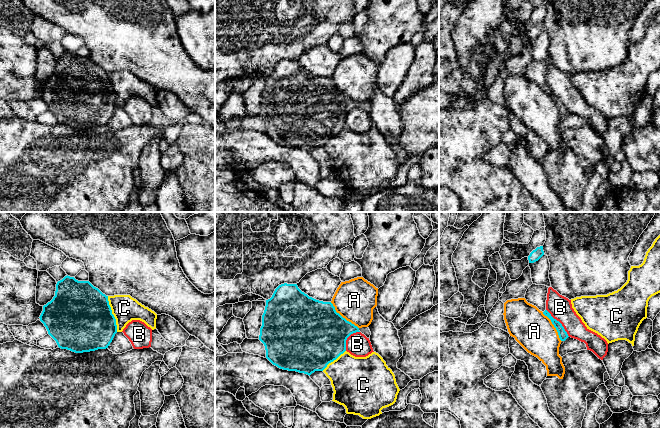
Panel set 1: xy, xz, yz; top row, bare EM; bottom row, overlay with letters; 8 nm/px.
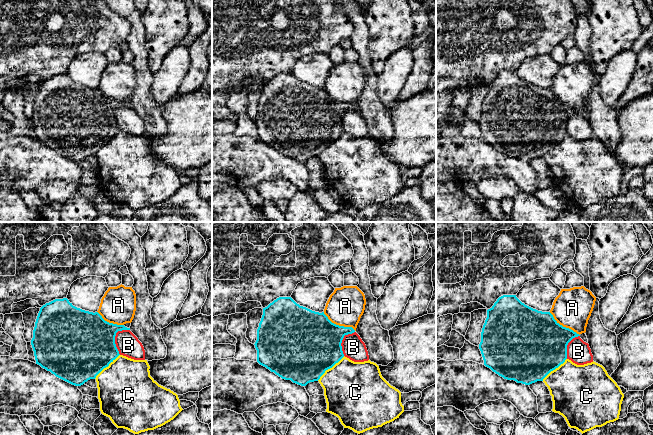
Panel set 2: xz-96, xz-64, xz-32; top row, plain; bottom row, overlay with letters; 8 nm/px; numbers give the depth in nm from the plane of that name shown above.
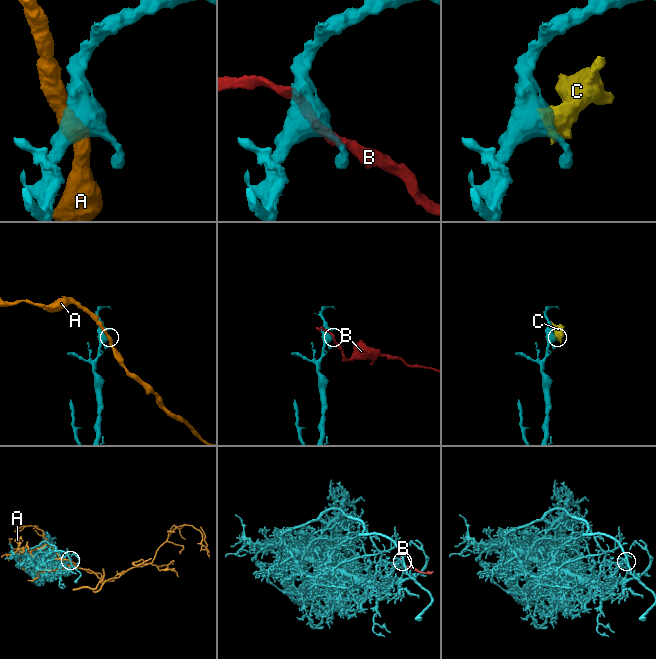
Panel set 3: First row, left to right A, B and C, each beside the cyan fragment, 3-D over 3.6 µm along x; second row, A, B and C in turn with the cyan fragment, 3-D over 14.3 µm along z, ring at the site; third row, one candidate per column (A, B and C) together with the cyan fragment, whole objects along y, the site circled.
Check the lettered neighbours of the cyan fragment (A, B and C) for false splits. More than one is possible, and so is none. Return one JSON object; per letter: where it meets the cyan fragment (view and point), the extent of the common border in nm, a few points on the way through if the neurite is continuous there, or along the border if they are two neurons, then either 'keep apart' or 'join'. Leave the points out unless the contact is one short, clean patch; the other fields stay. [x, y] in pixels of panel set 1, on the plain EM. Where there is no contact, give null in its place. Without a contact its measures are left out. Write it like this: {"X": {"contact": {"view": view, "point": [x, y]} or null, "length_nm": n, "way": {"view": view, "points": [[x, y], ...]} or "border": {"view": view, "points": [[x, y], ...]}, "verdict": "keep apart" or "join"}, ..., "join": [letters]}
{"A": {"contact": {"view": "xz", "point": [342, 93]}, "length_nm": 320, "verdict": "keep apart"}, "B": {"contact": {"view": "yz", "point": [559, 98]}, "length_nm": 300, "verdict": "keep apart"}, "C": {"contact": {"view": "xy", "point": [112, 90]}, "length_nm": 300, "border": {"view": "xy", "points": [[107, 72], [117, 107]]}, "verdict": "keep apart"}, "join": []}

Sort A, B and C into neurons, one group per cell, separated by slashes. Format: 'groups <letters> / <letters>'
groups A / B / C

